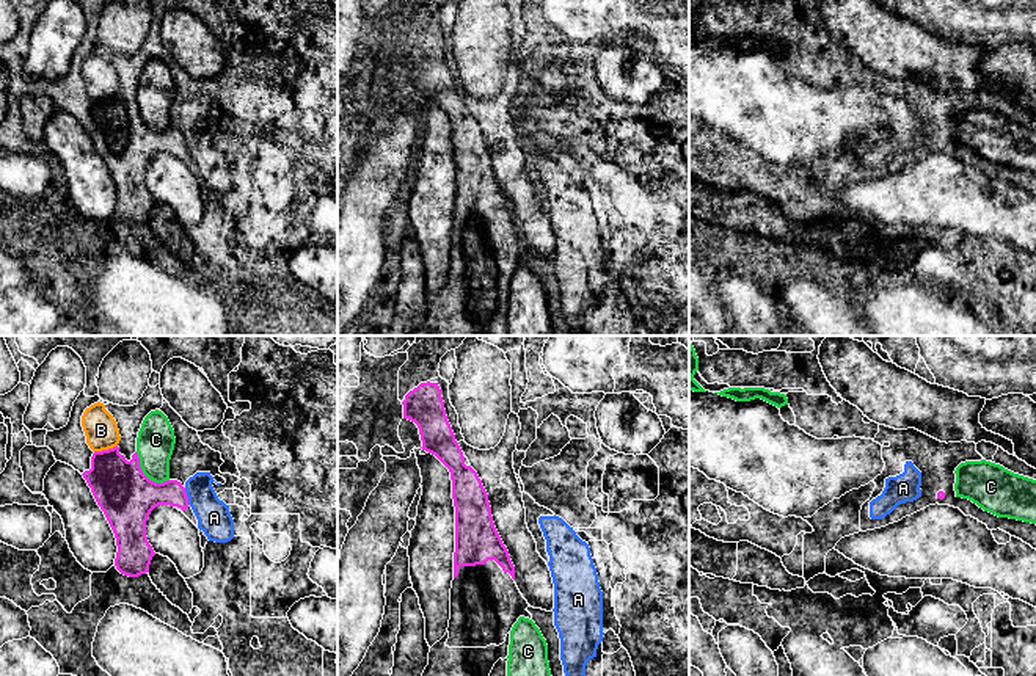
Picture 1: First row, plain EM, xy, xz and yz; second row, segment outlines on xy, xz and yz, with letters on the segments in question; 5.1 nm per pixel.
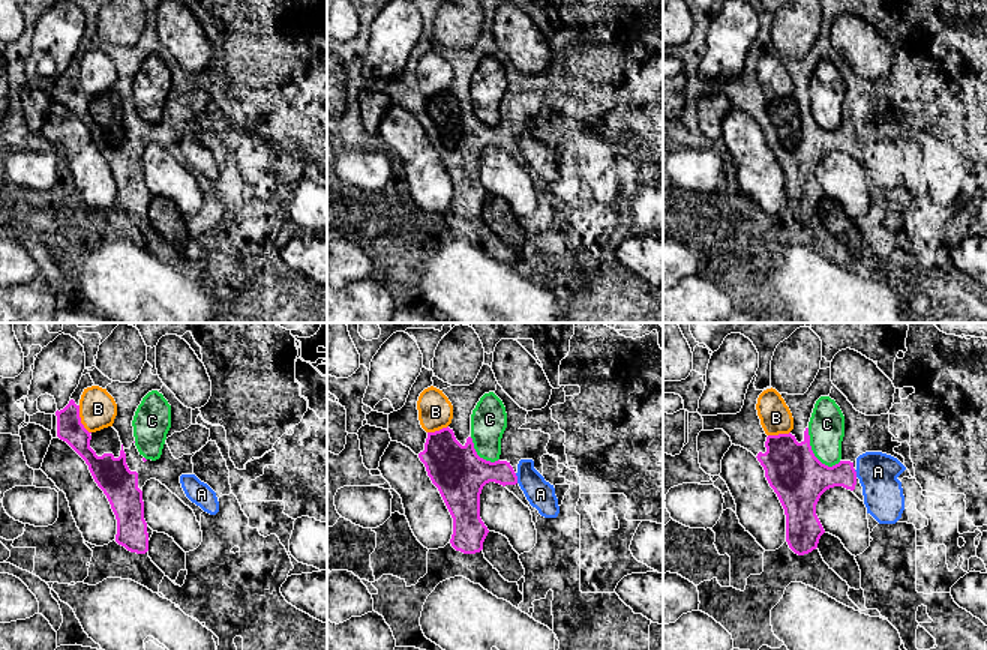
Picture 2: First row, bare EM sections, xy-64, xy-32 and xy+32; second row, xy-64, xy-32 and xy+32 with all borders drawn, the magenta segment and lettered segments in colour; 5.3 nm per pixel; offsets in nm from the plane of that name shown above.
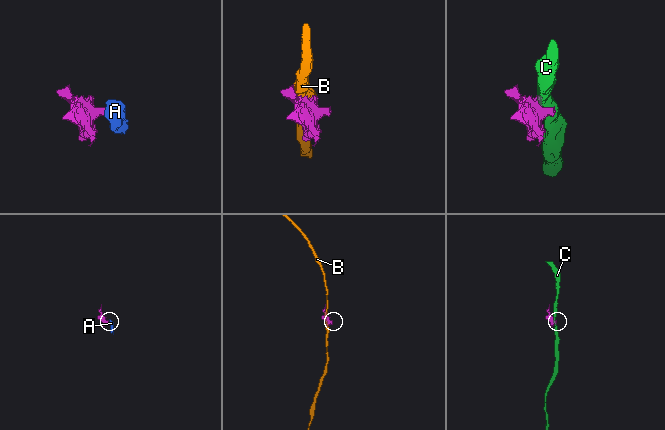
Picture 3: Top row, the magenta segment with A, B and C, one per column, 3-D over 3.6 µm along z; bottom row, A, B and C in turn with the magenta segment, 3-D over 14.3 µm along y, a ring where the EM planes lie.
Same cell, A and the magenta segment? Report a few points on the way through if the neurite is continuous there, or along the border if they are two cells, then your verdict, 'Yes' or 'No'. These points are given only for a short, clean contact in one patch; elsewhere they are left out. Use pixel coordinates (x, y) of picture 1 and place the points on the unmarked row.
Boundary: xy (184, 137), (189, 152). No

